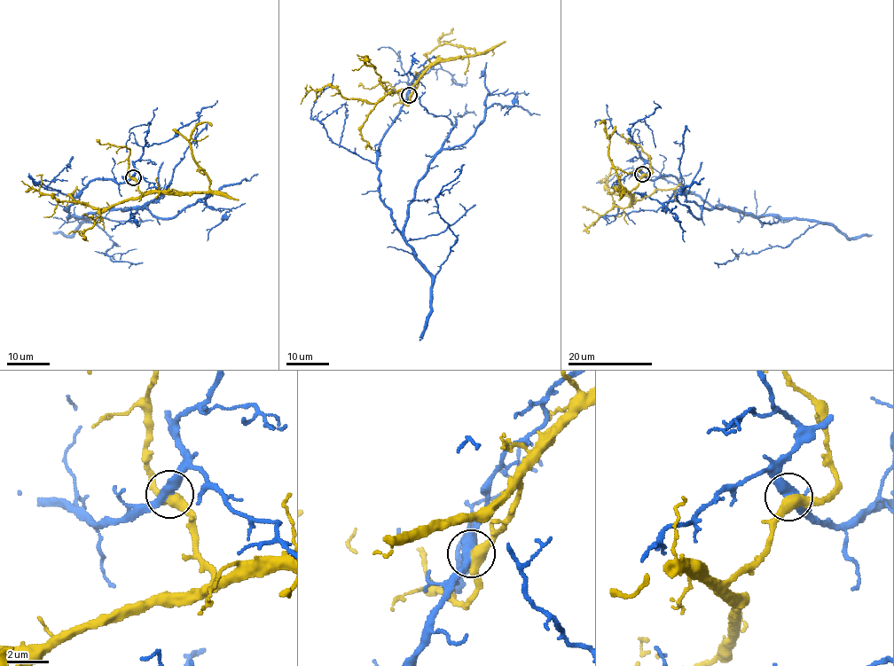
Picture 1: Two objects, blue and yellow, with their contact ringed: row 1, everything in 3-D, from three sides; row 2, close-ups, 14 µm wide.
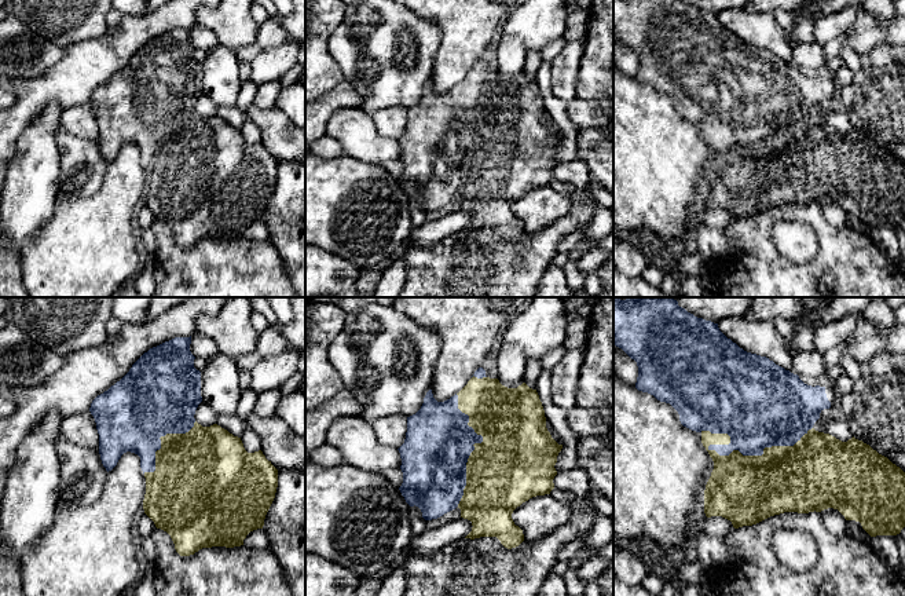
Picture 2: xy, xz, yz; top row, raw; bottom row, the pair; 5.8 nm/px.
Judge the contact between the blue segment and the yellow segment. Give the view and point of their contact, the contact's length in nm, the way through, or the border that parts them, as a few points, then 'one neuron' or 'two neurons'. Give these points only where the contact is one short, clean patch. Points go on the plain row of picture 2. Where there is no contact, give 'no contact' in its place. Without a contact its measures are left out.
meets blue in yz at (733, 141); contact 650 nm long; two neurons

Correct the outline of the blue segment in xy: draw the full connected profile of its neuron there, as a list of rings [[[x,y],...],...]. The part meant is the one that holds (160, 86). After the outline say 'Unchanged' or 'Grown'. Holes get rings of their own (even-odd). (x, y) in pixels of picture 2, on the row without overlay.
[[[175,29],[144,44],[129,63],[89,99],[99,125],[99,146],[111,162],[127,143],[140,149],[144,164],[155,162],[161,128],[186,125],[195,114],[201,63],[194,59],[190,29]]]. Unchanged

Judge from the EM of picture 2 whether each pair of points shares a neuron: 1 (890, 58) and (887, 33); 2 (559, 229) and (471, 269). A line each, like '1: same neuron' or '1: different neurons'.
1: different neurons
2: same neuron

